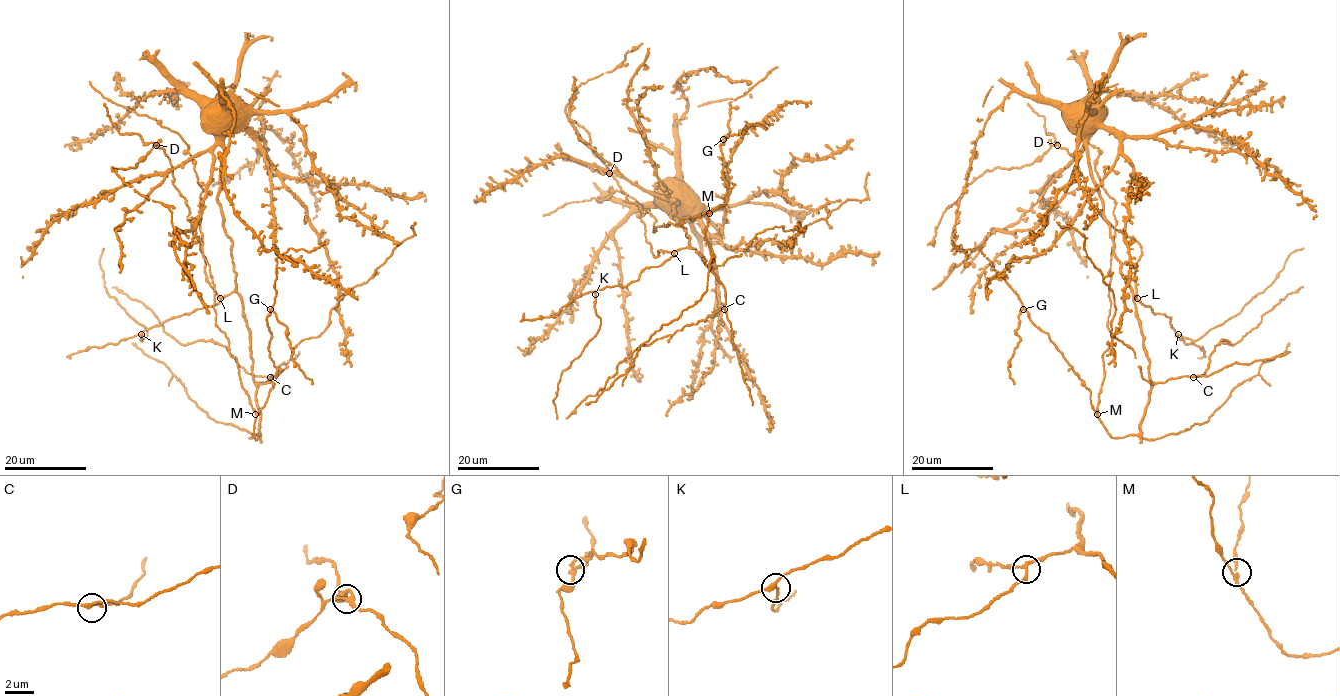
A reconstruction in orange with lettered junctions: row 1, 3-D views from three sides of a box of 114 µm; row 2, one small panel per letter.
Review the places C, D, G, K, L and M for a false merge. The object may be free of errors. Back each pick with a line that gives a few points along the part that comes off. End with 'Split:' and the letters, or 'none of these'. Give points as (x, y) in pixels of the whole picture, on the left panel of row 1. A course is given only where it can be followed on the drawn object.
G: course (269, 308), (287, 328), (293, 351), (291, 358), (311, 384)
Split: G

